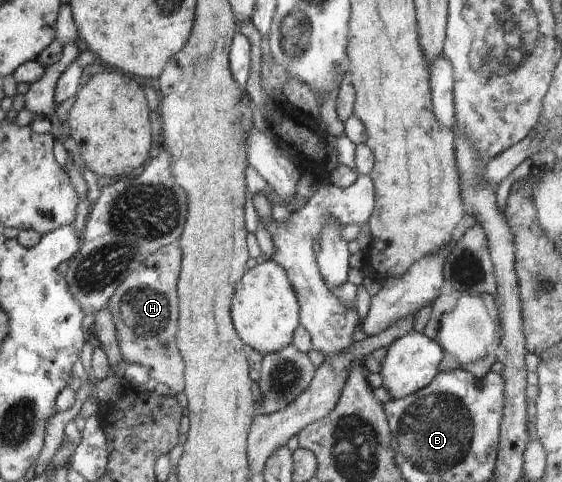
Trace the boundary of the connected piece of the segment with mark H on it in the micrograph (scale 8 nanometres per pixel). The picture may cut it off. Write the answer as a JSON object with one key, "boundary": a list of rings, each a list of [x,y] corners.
{"boundary":[[[177,244],[159,249],[132,271],[108,301],[122,357],[128,364],[145,365],[149,377],[168,385],[172,394],[185,389],[184,358],[175,343],[175,335],[178,335],[176,285],[182,259],[183,250]]]}

